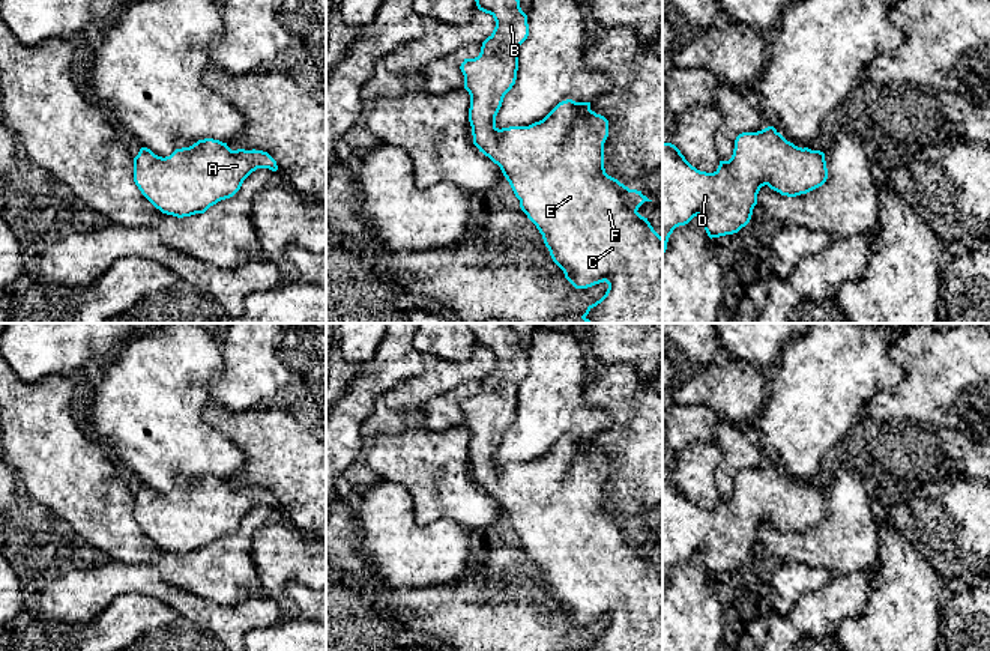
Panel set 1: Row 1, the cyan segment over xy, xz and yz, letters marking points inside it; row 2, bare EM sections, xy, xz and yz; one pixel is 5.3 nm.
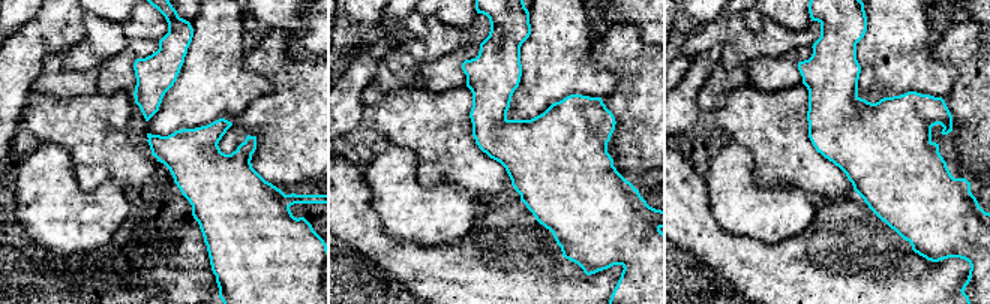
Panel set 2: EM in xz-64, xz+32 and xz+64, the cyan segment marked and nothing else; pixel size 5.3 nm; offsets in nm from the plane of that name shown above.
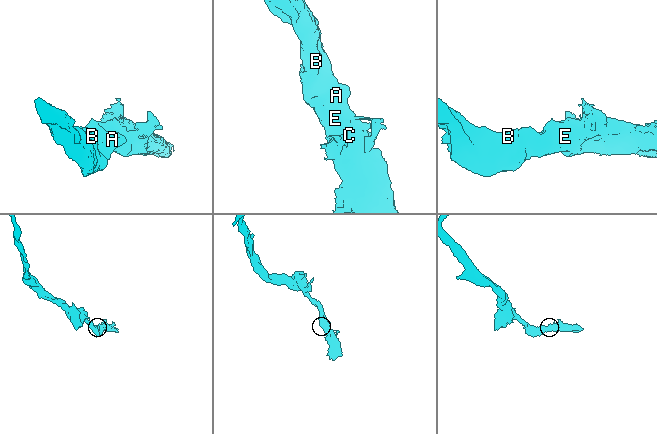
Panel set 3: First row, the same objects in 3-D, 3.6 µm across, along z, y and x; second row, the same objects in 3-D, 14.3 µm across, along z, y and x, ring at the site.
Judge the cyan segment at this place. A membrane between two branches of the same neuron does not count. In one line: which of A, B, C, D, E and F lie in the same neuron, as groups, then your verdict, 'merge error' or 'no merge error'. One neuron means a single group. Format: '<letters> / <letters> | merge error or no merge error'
A B C D E F | no merge error

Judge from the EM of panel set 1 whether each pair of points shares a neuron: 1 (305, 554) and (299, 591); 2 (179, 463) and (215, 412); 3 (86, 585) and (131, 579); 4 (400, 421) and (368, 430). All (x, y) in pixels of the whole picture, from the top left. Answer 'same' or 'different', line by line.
1: different
2: different
3: same
4: same

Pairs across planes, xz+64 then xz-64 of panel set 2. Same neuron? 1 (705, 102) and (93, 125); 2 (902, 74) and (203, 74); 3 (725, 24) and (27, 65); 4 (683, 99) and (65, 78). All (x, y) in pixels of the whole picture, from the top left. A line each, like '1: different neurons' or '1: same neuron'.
1: different neurons
2: same neuron
3: different neurons
4: different neurons

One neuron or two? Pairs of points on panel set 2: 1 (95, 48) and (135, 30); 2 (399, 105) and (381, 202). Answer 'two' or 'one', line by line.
1: one
2: two

